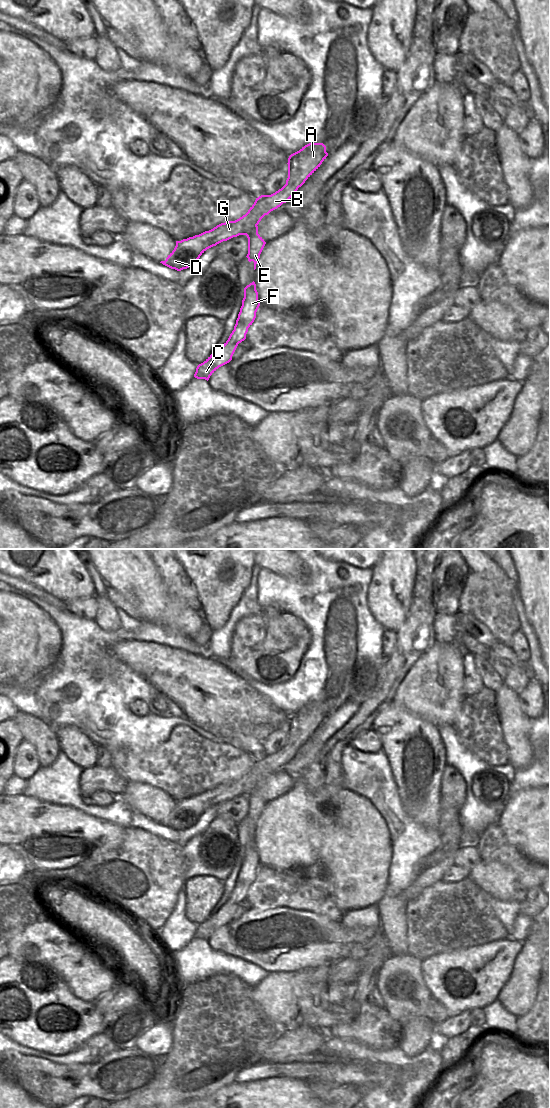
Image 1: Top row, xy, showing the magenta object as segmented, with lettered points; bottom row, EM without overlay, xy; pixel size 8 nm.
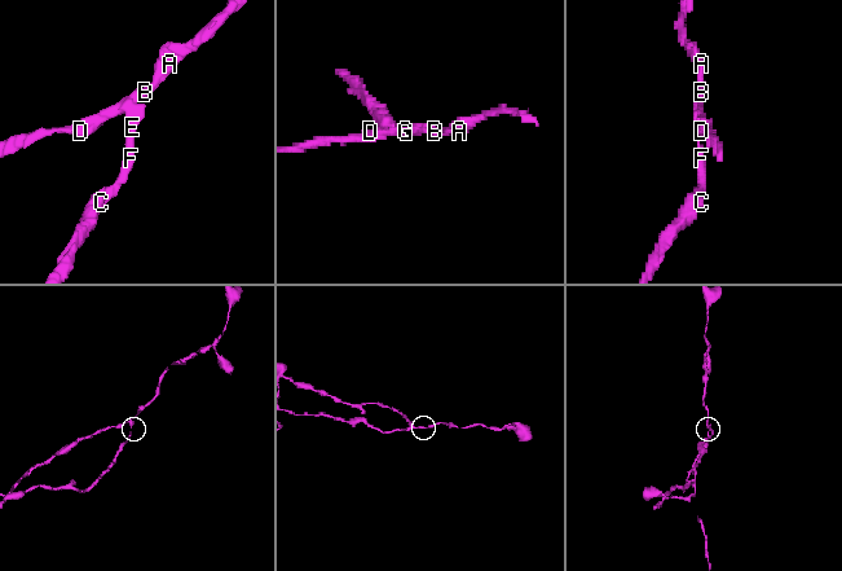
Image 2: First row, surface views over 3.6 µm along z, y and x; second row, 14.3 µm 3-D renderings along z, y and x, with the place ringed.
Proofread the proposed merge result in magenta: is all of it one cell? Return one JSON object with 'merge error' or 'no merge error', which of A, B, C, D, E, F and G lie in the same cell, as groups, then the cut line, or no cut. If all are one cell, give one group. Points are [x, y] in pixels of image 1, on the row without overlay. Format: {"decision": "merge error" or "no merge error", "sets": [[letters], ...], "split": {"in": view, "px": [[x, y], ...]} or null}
{"decision": "merge error", "sets": [["A", "B", "D", "G"], ["C", "E", "F"]], "split": {"in": "xy", "px": [[256, 785], [246, 795]]}}

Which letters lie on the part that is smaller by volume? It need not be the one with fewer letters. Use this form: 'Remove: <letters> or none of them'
Remove: C, E, F

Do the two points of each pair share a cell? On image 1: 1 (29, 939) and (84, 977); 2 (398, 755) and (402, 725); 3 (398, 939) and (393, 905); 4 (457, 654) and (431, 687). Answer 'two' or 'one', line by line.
1: one
2: one
3: one
4: one

